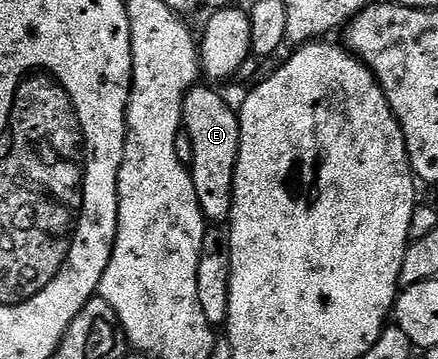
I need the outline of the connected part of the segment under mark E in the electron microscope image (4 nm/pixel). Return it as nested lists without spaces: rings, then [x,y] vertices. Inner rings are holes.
[[[198,84],[192,86],[183,100],[183,132],[191,140],[193,161],[188,163],[189,174],[195,184],[195,196],[199,196],[199,208],[203,212],[206,223],[228,223],[229,213],[233,210],[233,185],[235,184],[235,168],[239,160],[239,140],[241,139],[241,119],[238,111],[229,107],[229,102],[221,94],[216,94],[209,86]]]

